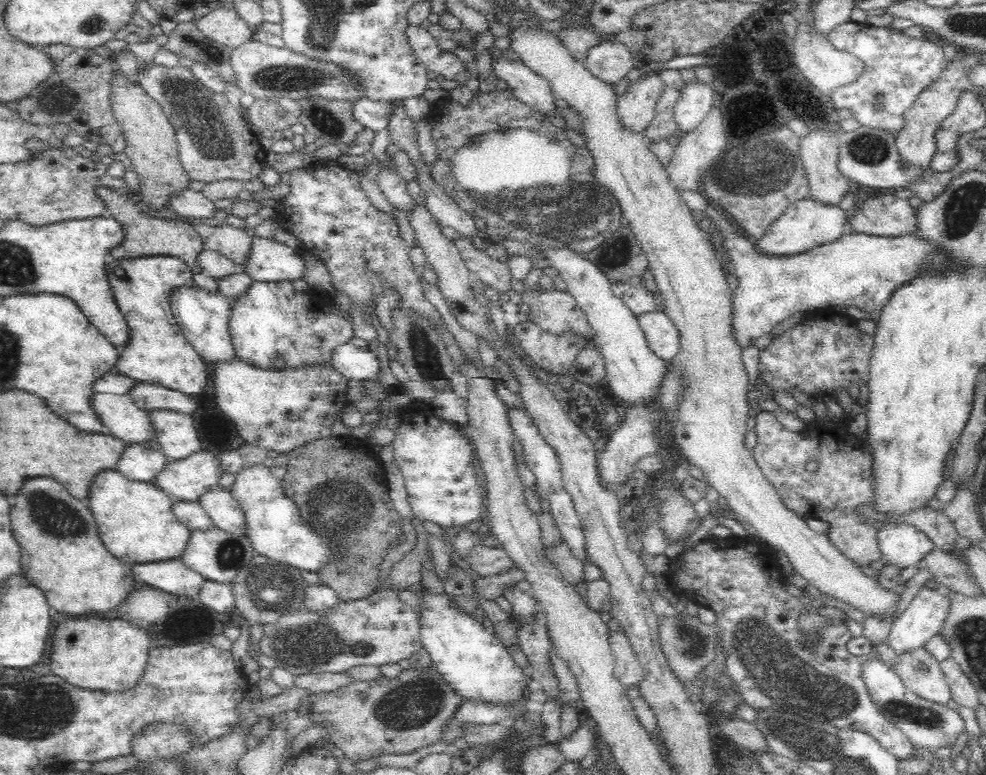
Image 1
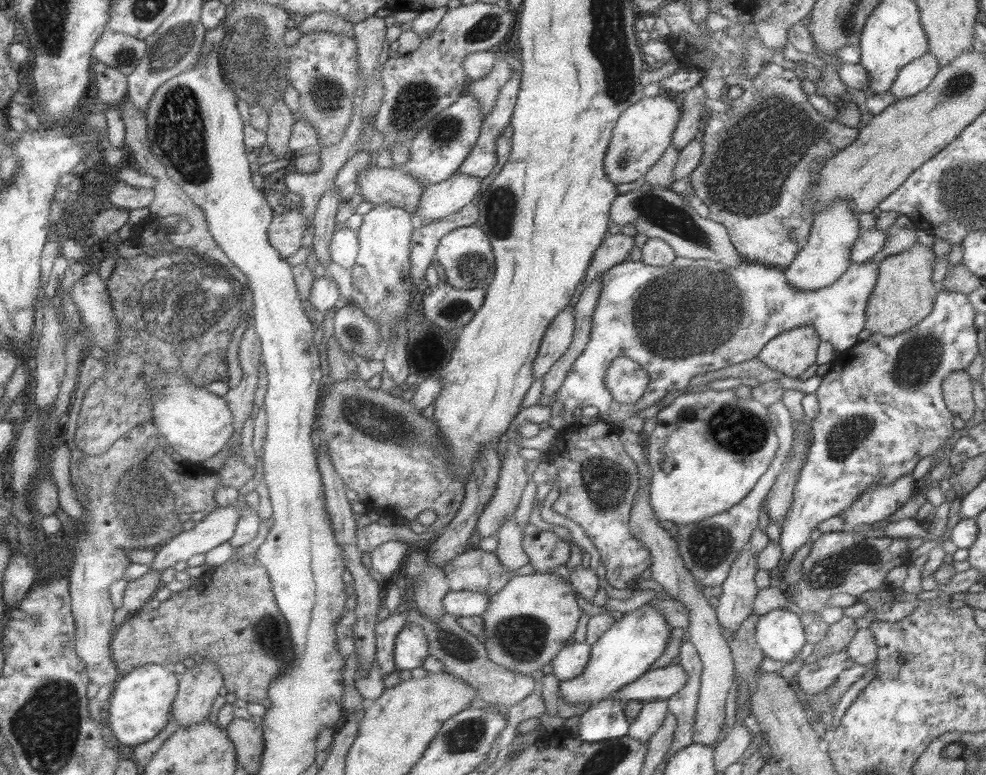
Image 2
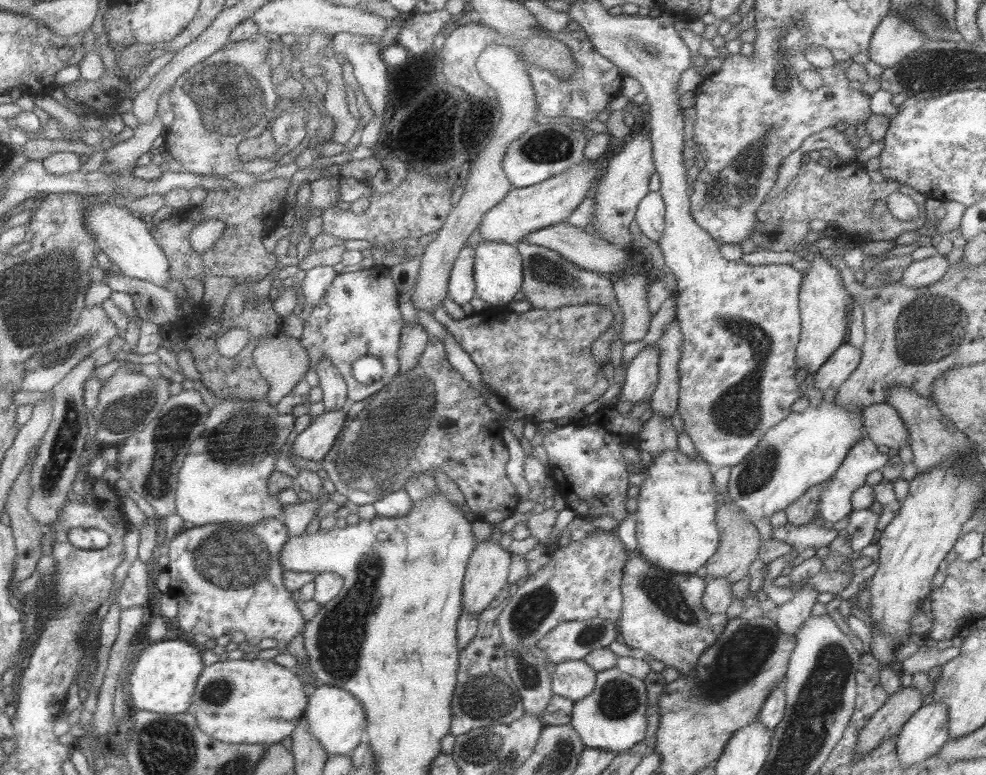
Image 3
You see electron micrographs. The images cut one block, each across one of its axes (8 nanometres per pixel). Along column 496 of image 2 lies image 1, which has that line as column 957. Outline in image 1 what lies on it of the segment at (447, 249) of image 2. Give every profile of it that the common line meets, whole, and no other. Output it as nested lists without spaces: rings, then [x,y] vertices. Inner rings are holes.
[[[672,179],[669,183],[677,190],[681,201],[694,212],[700,212],[700,218],[708,217],[712,228],[722,239],[722,247],[726,249],[732,271],[739,281],[733,297],[734,329],[743,349],[767,334],[774,324],[796,312],[840,305],[878,314],[894,293],[917,279],[929,275],[948,277],[967,270],[967,266],[959,266],[947,248],[935,244],[930,238],[919,236],[918,232],[904,236],[873,236],[847,231],[838,240],[797,256],[762,255],[754,251],[751,239],[719,207],[704,200],[700,190],[678,187]]]

